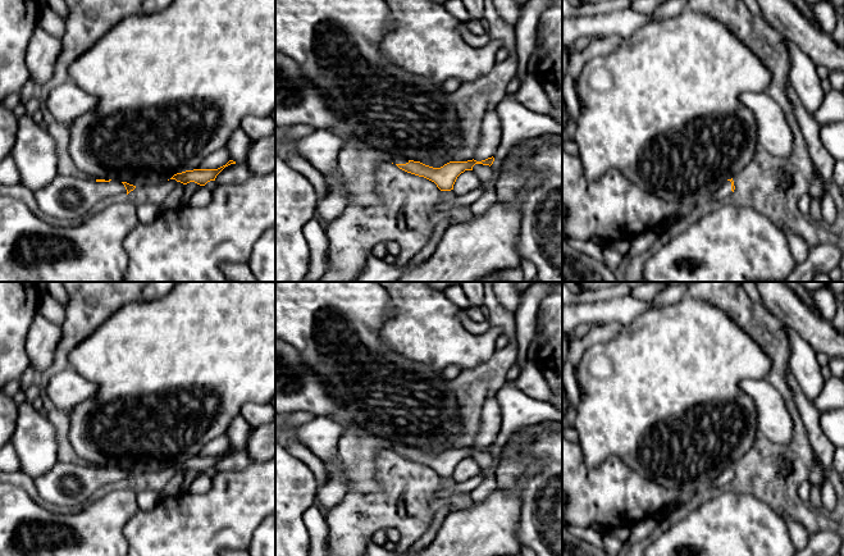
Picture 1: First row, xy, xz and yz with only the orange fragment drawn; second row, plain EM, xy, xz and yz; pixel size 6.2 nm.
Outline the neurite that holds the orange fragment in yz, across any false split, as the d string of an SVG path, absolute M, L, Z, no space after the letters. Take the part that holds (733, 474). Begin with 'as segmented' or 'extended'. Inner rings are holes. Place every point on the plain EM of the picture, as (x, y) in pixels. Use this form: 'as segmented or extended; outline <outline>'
extended; outline M733 465L727 466L725 470L722 470L722 473L712 483L712 486L708 487L707 491L710 491L711 493L715 493L715 492L720 492L722 489L729 488L729 486L733 482L734 477L735 477L735 473L734 473Z

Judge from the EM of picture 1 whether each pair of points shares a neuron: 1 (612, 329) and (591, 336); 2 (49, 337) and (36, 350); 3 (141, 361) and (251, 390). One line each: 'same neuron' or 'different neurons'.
1: same neuron
2: same neuron
3: same neuron

